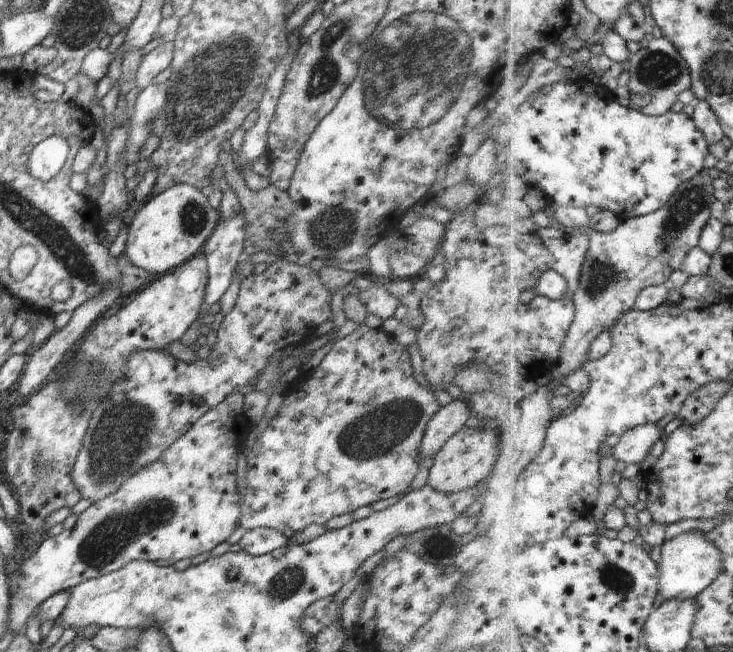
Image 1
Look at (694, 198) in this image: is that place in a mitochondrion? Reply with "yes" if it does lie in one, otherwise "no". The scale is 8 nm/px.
yes

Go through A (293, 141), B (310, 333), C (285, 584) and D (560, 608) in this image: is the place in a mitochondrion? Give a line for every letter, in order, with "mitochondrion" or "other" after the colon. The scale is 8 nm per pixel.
A: other
B: other
C: mitochondrion
D: other

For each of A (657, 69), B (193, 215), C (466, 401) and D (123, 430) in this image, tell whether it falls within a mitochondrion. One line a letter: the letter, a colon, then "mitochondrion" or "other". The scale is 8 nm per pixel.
A: mitochondrion
B: mitochondrion
C: other
D: mitochondrion

